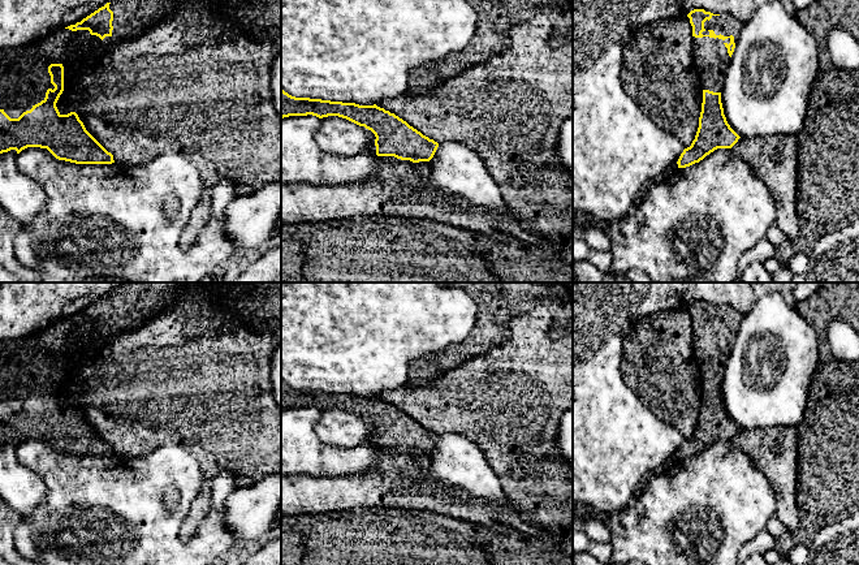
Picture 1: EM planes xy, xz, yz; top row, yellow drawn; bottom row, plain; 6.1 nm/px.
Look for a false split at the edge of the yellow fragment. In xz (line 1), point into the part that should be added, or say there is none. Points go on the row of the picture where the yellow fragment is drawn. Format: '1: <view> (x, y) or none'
1: none

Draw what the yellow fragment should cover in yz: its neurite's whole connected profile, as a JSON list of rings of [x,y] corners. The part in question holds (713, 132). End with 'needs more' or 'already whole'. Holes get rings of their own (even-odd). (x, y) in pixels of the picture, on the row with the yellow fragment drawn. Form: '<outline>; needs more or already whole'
[[[704,9],[687,14],[692,26],[695,65],[703,85],[703,103],[695,139],[681,154],[678,168],[699,163],[717,148],[731,148],[741,138],[728,124],[721,103],[725,72],[735,48],[734,36],[705,30],[704,22],[713,16],[720,14]]]; needs more

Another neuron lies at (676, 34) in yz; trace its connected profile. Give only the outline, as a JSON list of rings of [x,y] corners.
[[[687,16],[649,23],[629,38],[621,82],[652,122],[675,135],[685,148],[691,146],[699,128],[703,85]]]

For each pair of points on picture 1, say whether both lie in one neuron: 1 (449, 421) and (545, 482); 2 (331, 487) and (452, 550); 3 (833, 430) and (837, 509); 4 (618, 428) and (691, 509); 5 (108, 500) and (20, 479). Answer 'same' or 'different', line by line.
1: same
2: different
3: same
4: different
5: different

